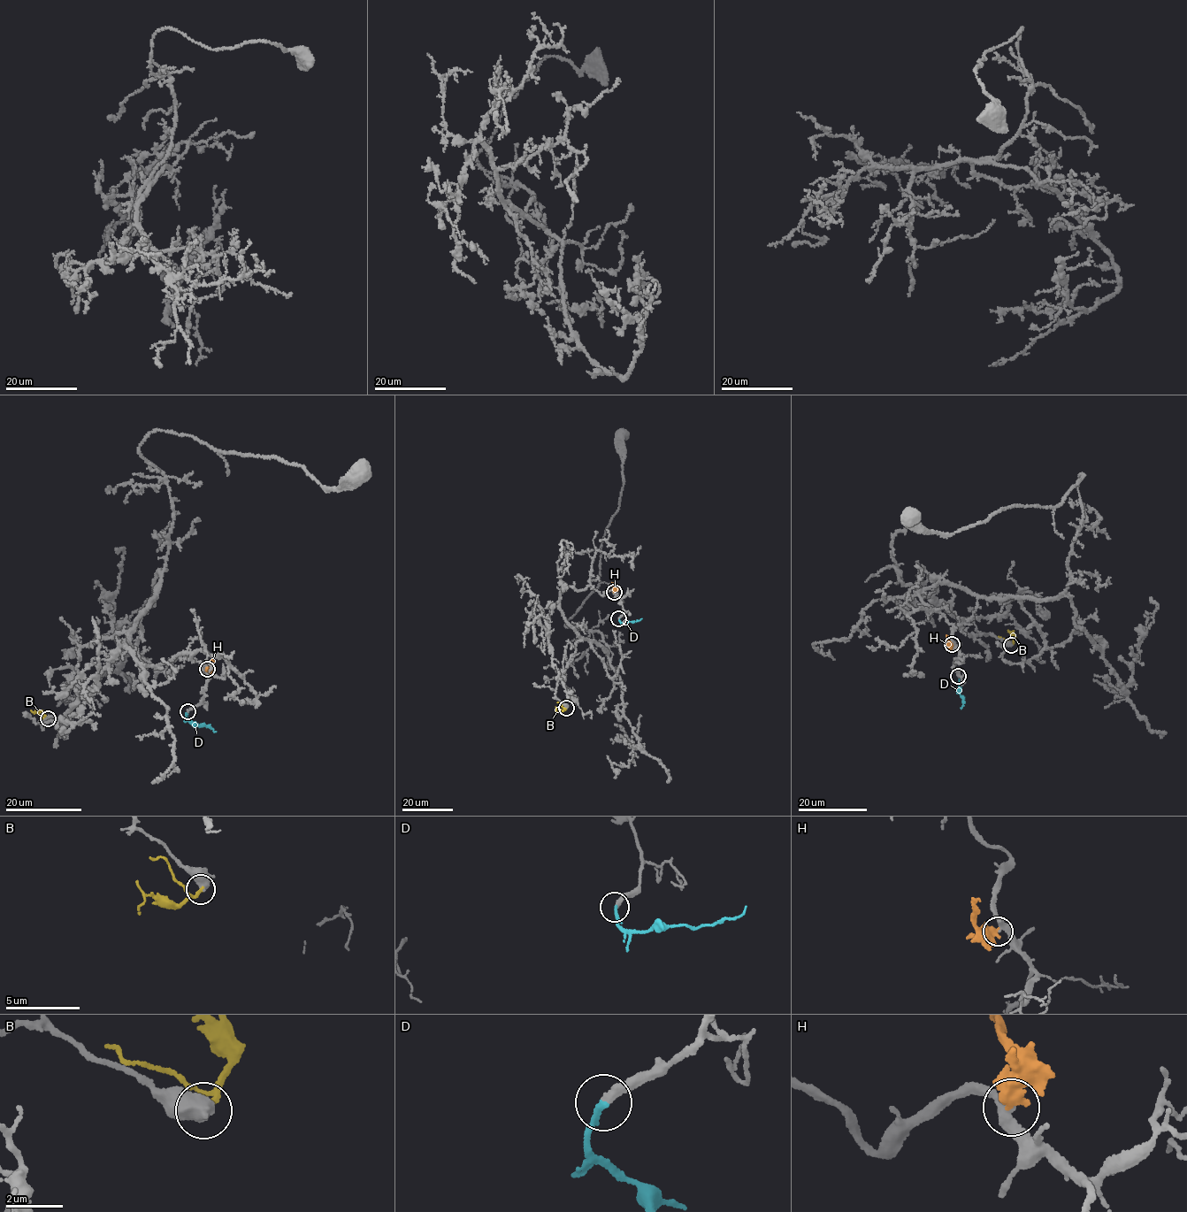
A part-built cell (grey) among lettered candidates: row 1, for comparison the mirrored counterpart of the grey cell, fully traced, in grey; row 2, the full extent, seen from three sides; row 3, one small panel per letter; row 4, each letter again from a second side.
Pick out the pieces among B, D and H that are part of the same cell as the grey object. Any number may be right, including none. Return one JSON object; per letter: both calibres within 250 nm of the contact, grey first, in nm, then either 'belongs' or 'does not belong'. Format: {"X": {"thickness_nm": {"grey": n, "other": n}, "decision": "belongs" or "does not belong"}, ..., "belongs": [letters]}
{"B": {"thickness_nm": {"grey": 650, "other": 160}, "decision": "does not belong"}, "D": {"thickness_nm": {"grey": 300, "other": 200}, "decision": "belongs"}, "H": {"thickness_nm": {"grey": 280, "other": 440}, "decision": "does not belong"}, "belongs": ["D"]}

